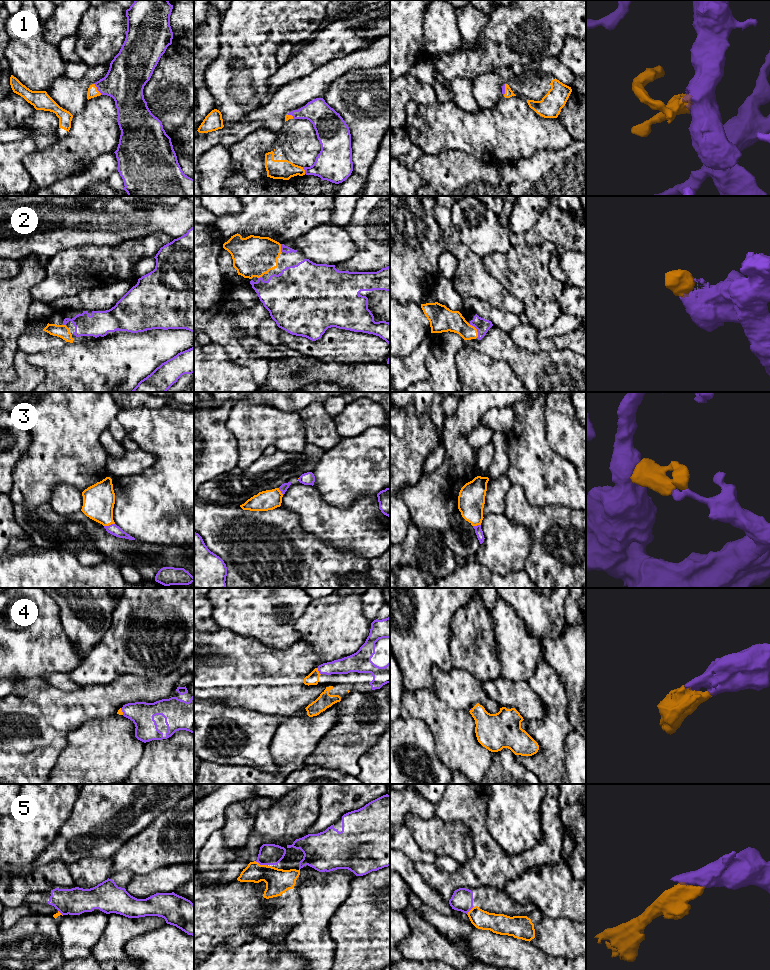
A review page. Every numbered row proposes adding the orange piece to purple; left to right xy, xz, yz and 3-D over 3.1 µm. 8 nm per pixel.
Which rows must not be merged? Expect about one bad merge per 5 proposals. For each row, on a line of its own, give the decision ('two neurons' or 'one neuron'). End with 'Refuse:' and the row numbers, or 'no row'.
1: one neuron
2: one neuron
3: one neuron
4: one neuron
5: two neurons
Refuse: 5

